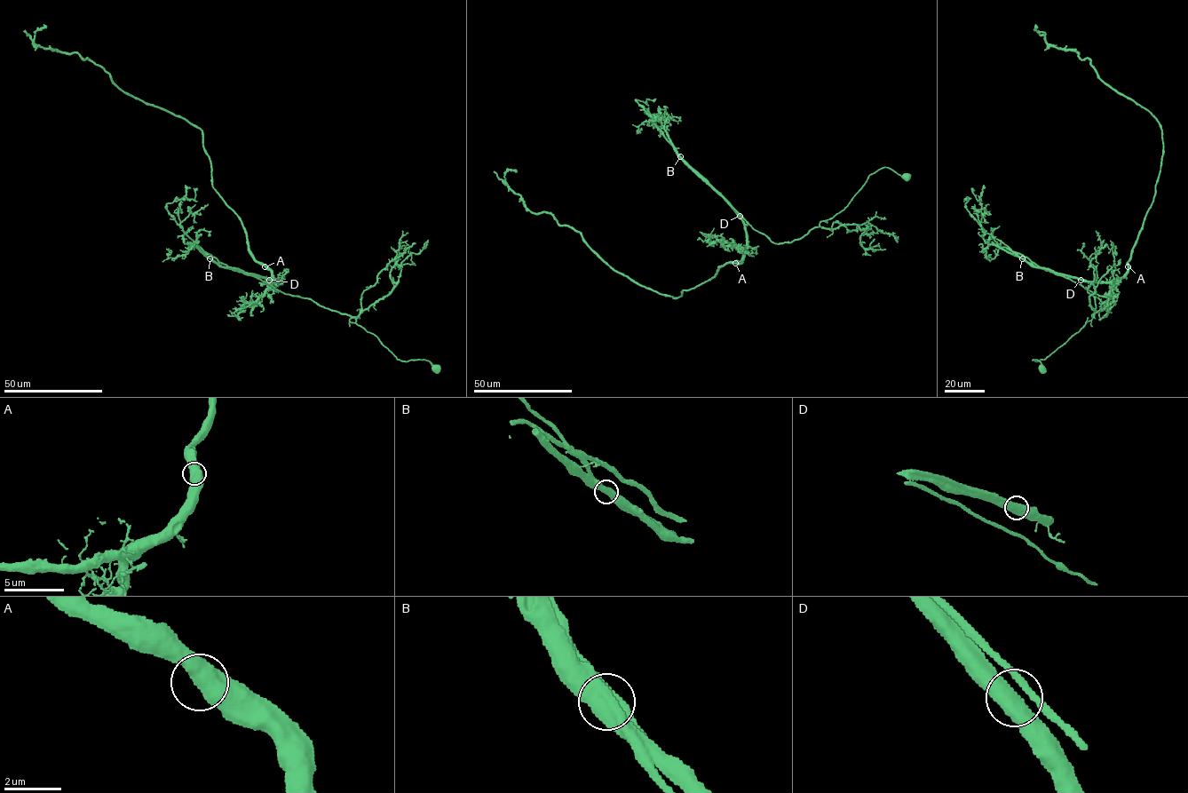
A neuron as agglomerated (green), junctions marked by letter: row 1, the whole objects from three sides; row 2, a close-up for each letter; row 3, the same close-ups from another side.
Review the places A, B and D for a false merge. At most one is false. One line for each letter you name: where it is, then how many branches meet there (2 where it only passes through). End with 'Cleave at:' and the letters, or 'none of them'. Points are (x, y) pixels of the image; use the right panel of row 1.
B: Place: (1022, 258). Branches: 2
Cleave at: B

